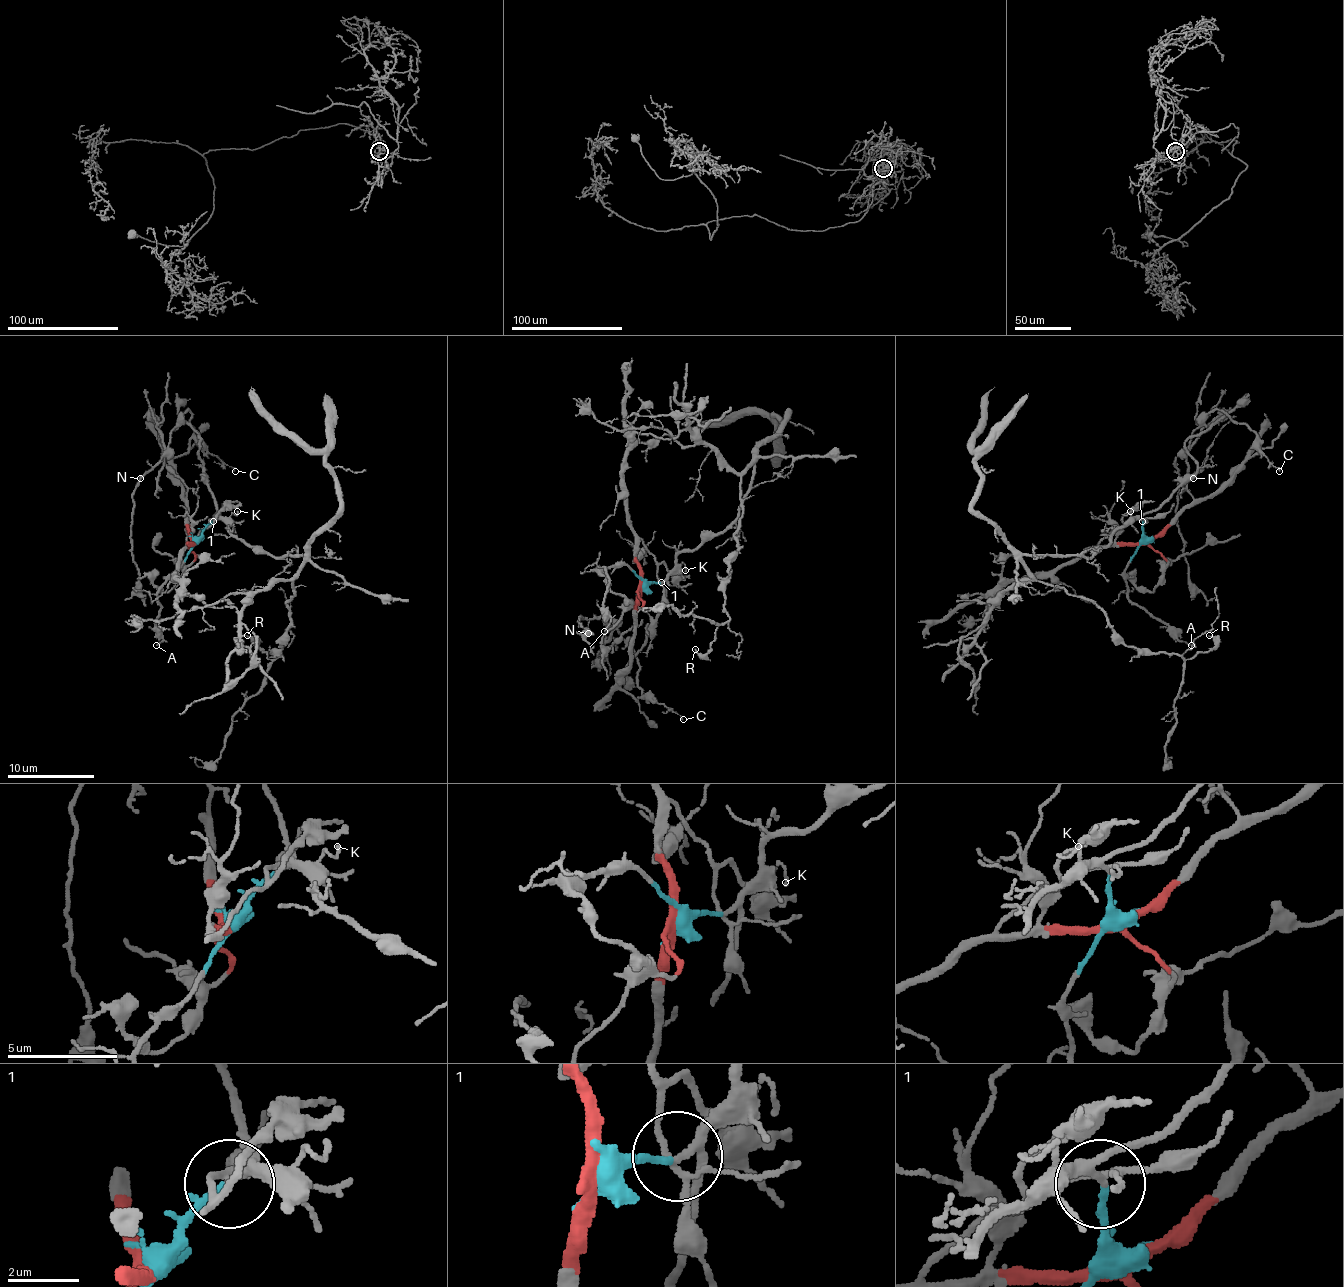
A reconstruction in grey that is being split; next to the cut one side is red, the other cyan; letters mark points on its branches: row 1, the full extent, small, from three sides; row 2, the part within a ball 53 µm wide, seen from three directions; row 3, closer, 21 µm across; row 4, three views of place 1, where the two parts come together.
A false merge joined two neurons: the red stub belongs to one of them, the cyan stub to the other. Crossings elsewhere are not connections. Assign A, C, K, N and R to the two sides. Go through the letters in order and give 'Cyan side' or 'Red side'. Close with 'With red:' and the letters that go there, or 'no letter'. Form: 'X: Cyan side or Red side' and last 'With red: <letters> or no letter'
A: Cyan side
C: Red side
K: Cyan side
N: Red side
R: Cyan side
With red: C, N

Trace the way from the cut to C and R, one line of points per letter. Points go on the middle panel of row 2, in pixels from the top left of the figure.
C: (640, 586), (631, 664), (620, 686), (635, 699), (653, 697), (683, 719)
R: (640, 586), (666, 577), (681, 551), (738, 516), (755, 462), (740, 482), (727, 621), (711, 649), (694, 649)

